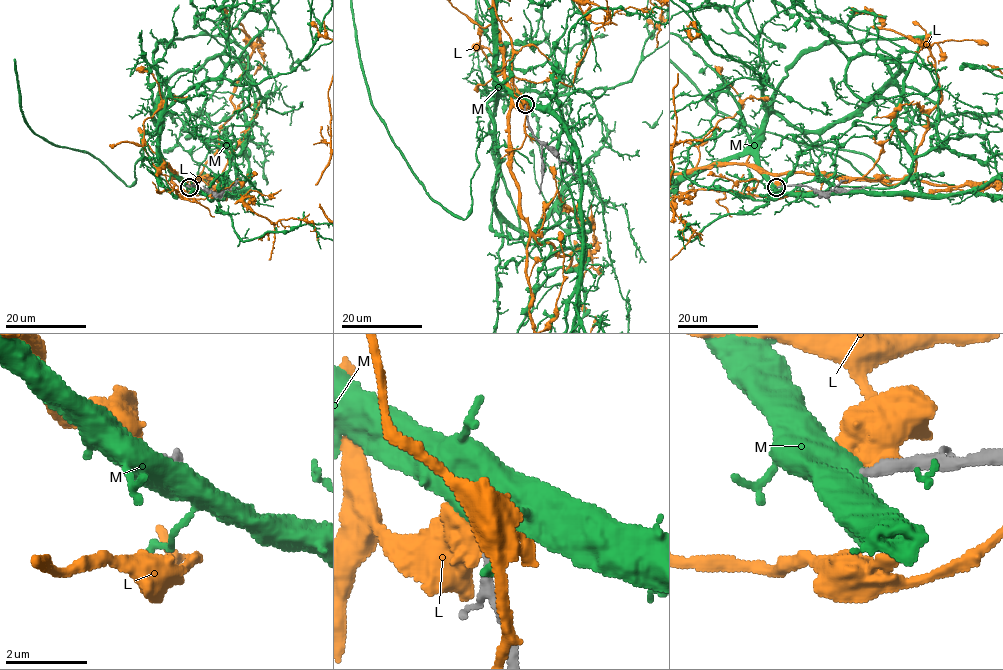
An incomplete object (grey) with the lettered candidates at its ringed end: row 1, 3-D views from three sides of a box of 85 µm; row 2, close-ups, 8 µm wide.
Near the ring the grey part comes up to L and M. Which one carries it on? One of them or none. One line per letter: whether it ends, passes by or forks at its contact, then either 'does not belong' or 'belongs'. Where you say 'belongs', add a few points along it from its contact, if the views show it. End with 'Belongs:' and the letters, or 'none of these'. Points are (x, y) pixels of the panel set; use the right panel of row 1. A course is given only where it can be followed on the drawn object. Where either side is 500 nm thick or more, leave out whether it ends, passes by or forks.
L: does not belong
M: does not belong
Belongs: none of these

